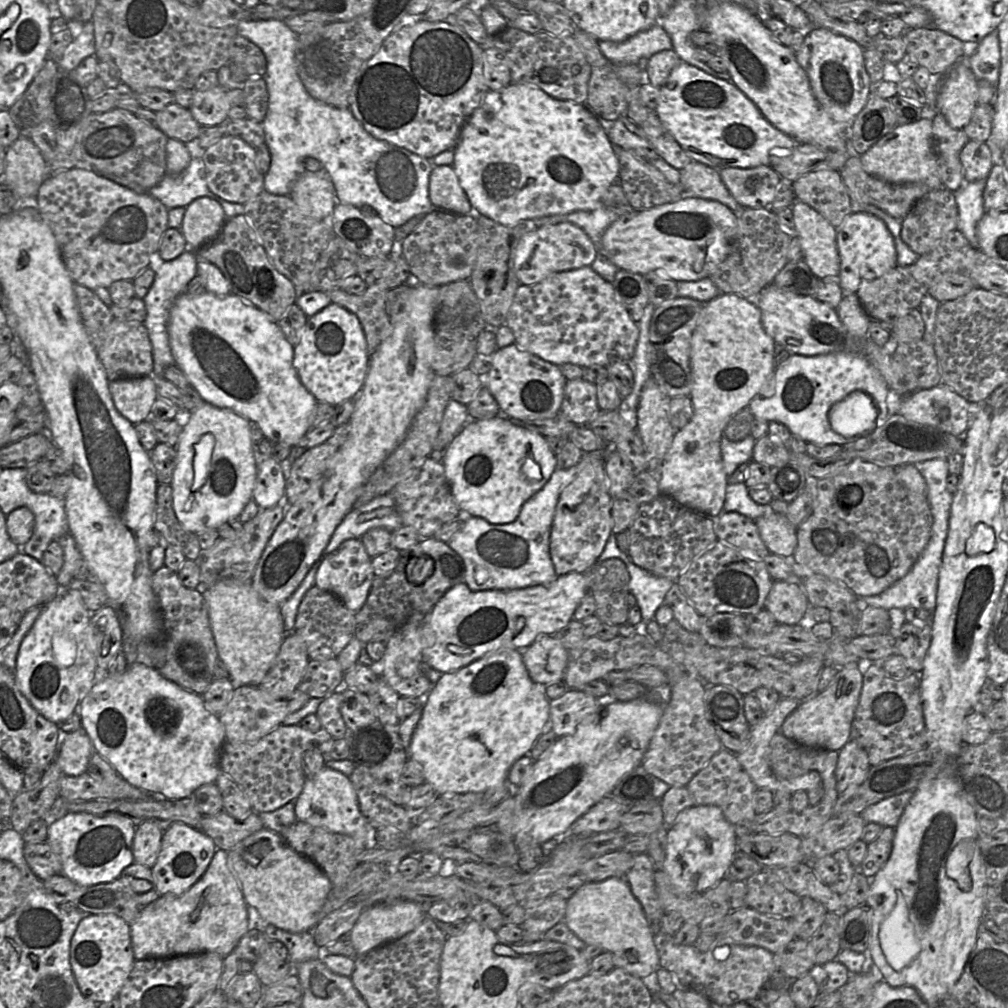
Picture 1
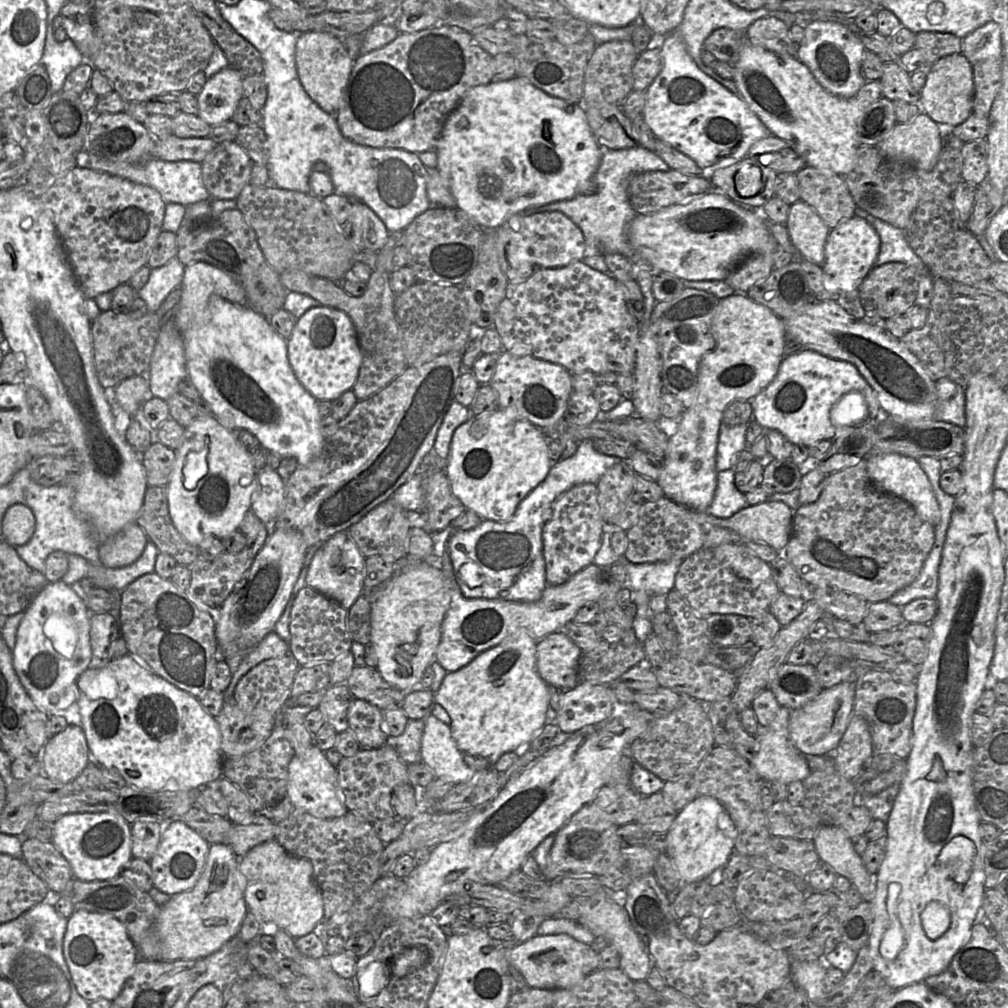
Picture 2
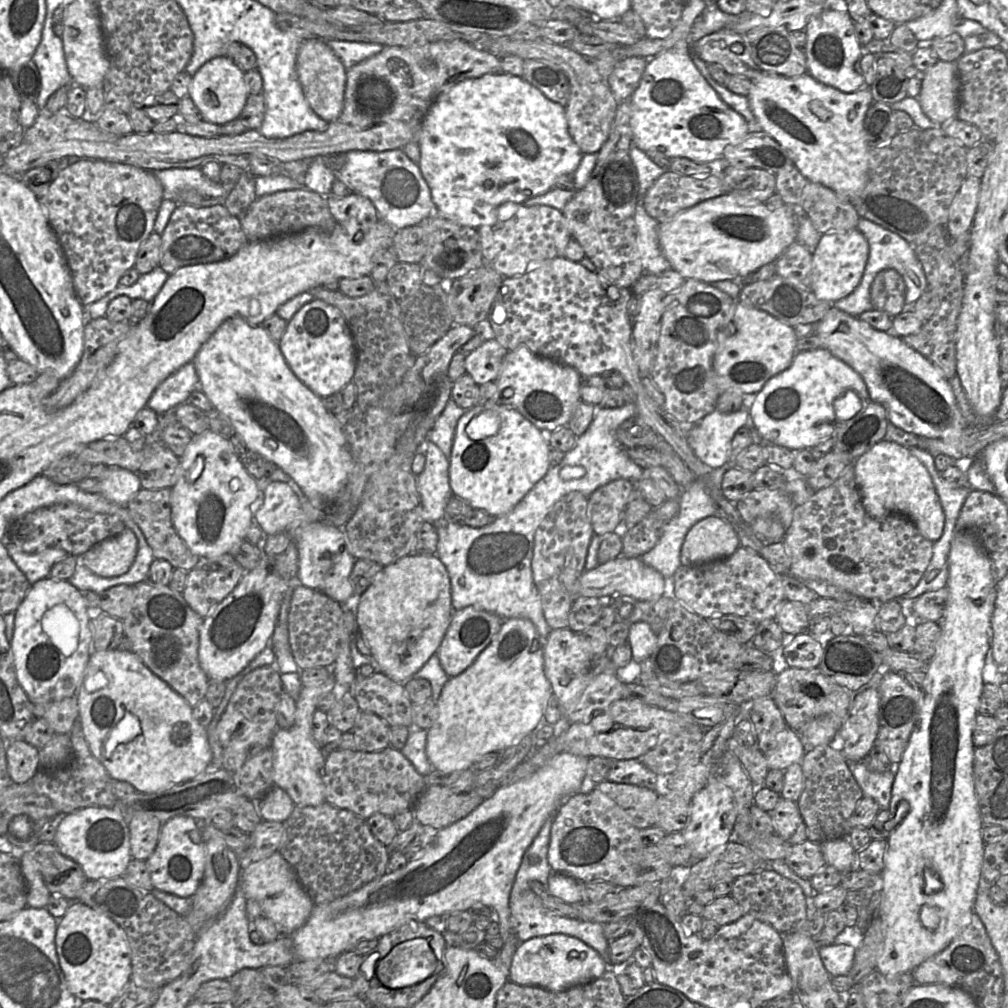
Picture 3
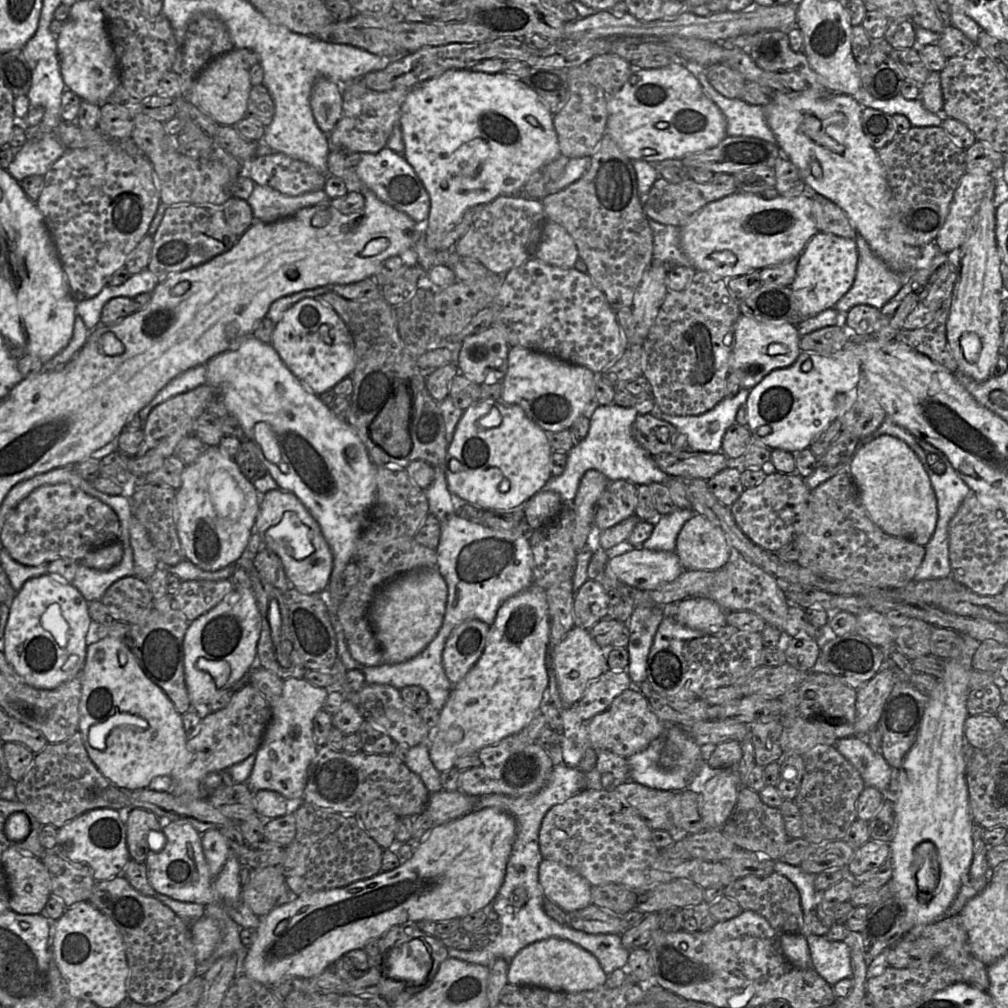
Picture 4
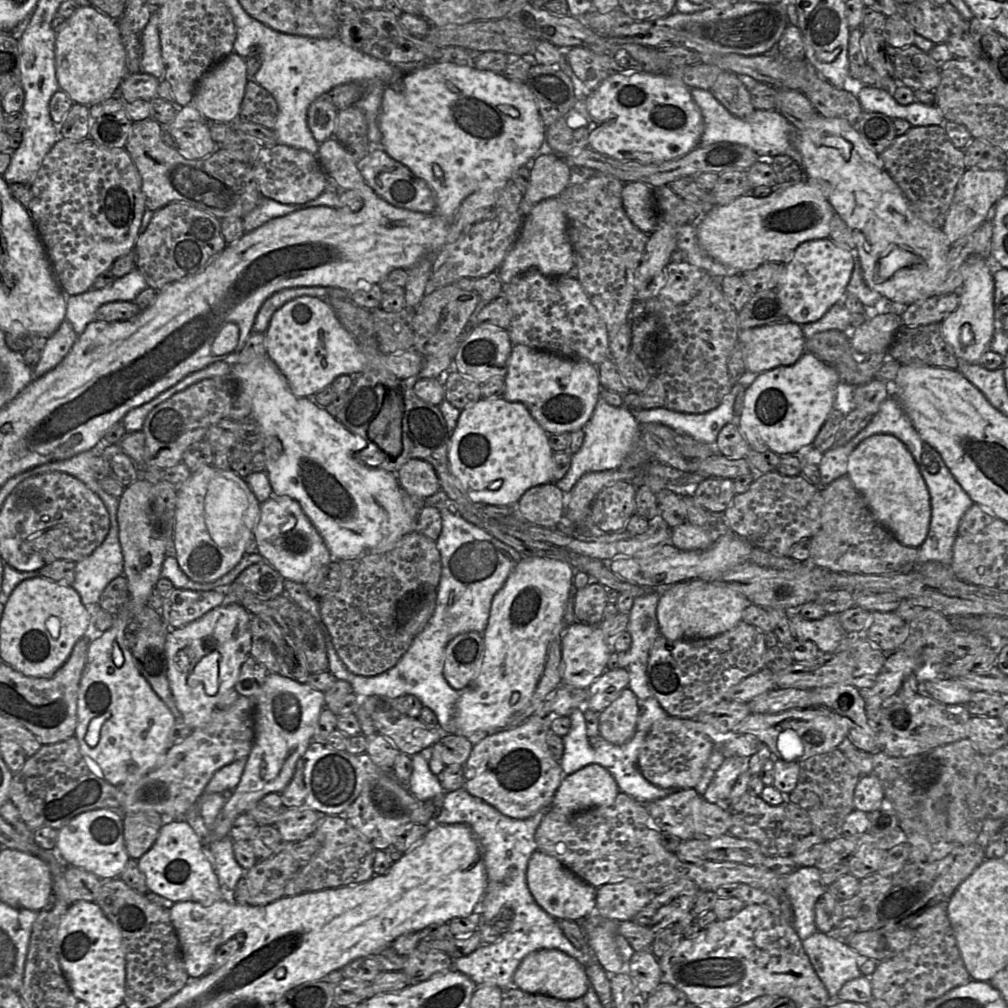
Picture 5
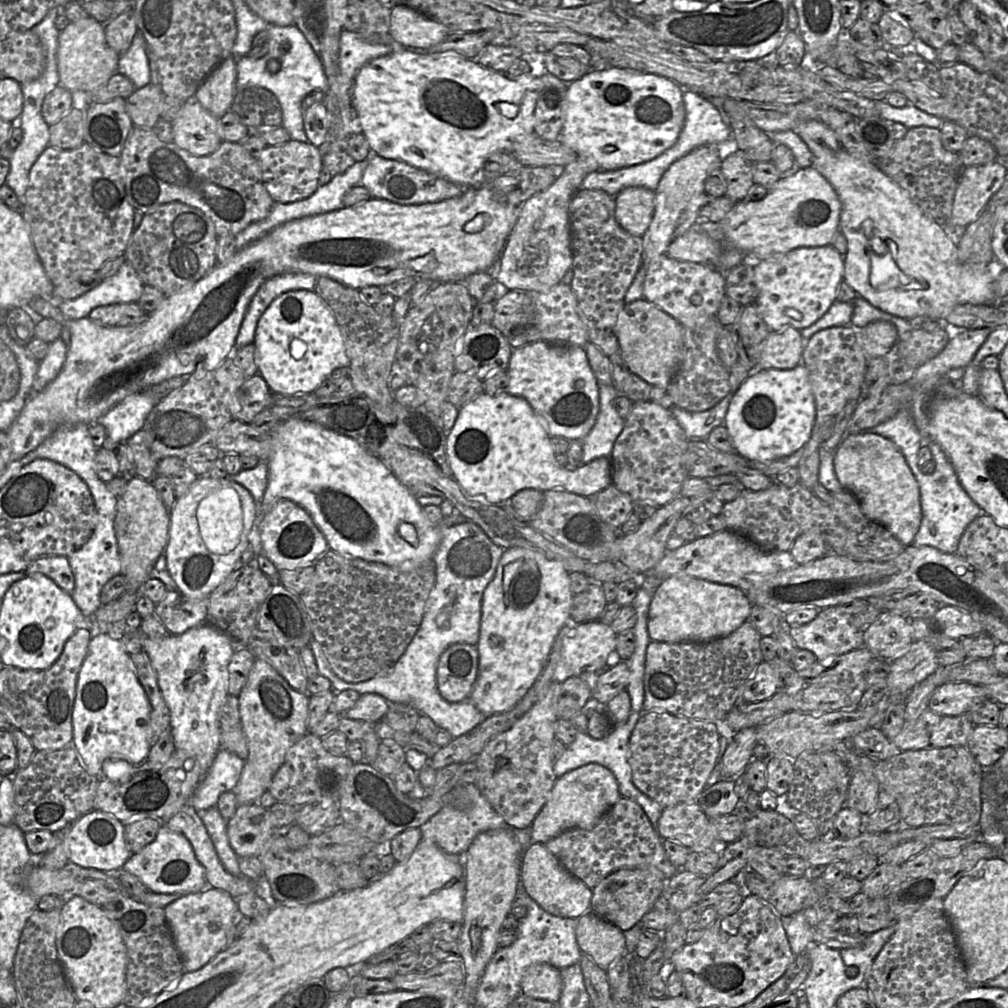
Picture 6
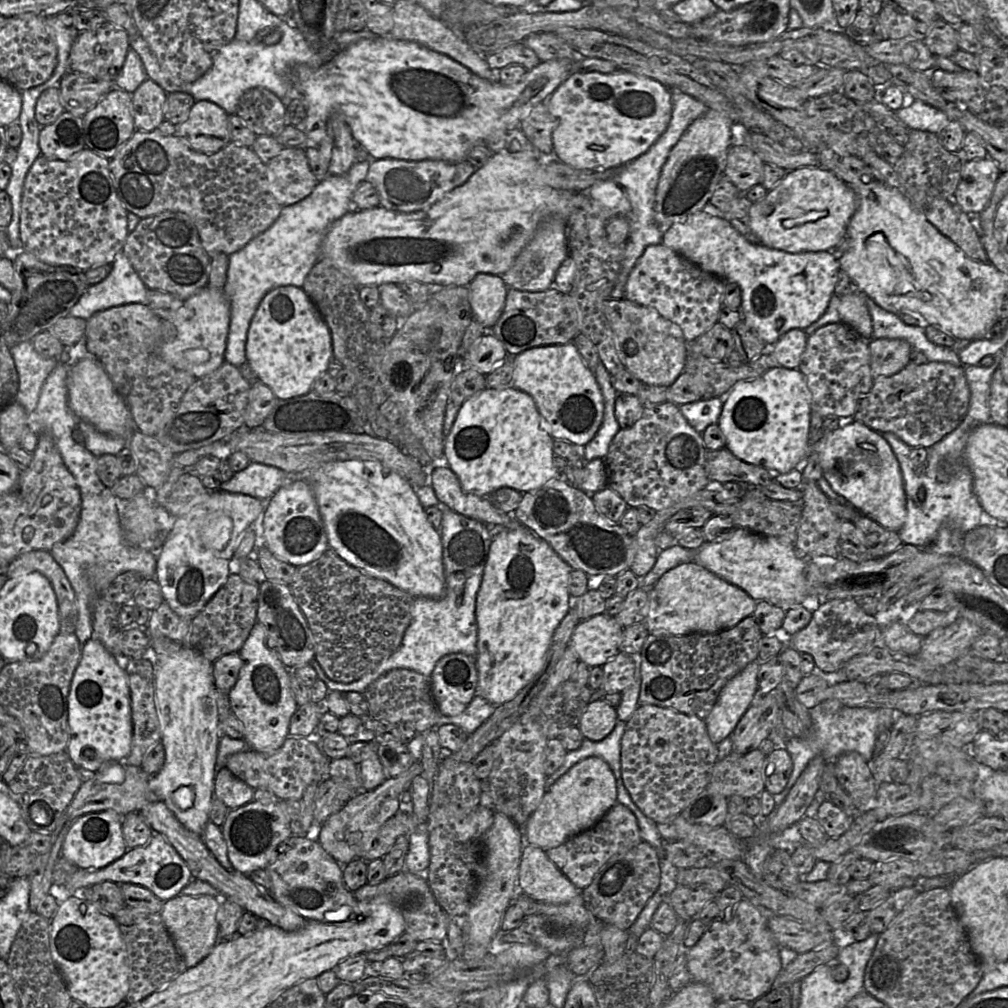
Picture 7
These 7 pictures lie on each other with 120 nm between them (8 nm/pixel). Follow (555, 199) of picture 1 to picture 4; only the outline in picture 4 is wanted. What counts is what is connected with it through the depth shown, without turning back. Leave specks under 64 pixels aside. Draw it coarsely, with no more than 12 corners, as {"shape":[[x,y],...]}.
{"shape":[[449,70],[402,104],[423,275],[466,210],[561,155],[522,80]]}

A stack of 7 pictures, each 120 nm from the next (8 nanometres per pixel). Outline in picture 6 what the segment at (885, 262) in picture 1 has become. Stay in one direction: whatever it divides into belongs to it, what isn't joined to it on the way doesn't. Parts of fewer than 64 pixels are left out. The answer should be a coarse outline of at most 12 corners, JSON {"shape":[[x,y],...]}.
{"shape":[[802,246],[754,266],[771,331],[809,327],[836,300],[844,257]]}

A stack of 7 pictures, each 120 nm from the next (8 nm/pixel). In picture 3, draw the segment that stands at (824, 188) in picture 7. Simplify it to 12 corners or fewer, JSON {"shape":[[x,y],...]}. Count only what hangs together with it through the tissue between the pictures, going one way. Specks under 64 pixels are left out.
{"shape":[[725,193],[658,229],[671,268],[749,279],[797,242],[797,205]]}

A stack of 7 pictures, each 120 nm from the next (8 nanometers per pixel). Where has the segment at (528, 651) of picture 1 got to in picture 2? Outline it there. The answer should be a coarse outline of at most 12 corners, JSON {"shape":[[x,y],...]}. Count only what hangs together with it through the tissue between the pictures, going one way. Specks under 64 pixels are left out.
{"shape":[[563,632],[537,641],[536,666],[549,685],[579,681],[582,650]]}

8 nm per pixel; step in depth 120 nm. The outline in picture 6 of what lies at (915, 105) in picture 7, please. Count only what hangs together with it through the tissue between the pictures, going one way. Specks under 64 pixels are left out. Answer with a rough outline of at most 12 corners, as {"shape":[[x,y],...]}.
{"shape":[[877,100],[880,117],[908,129],[940,130],[944,120],[911,103],[894,107]]}

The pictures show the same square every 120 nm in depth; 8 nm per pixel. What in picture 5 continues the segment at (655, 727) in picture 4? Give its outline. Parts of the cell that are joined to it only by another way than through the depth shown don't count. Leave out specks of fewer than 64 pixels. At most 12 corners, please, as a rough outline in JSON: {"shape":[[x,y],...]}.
{"shape":[[627,687],[599,714],[612,744],[635,734],[638,698]]}

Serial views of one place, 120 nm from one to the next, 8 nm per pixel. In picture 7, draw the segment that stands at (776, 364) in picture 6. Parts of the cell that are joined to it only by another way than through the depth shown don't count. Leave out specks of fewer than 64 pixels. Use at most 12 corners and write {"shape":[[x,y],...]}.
{"shape":[[793,328],[768,351],[780,366],[799,368],[808,336]]}

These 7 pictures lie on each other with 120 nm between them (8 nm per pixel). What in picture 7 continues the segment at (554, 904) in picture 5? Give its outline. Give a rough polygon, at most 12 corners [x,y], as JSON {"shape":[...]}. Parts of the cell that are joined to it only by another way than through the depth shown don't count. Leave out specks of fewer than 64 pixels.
{"shape":[[525,844],[518,890],[564,904],[582,893],[548,858]]}

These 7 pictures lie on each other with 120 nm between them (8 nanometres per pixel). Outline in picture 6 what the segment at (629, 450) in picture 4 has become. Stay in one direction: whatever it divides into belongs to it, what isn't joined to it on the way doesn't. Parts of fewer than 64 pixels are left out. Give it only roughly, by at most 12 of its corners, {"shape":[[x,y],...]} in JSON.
{"shape":[[599,385],[600,410],[582,440],[582,465],[611,457],[625,420],[614,386]]}

